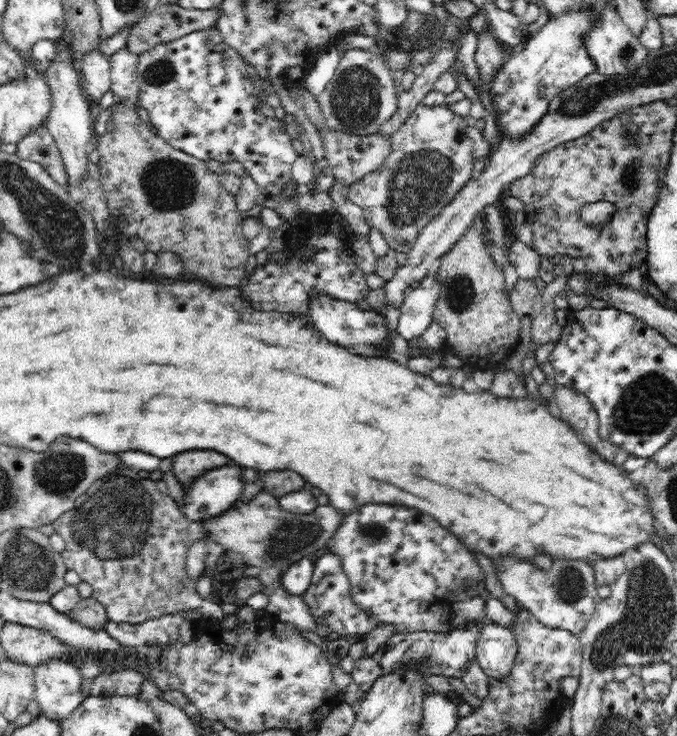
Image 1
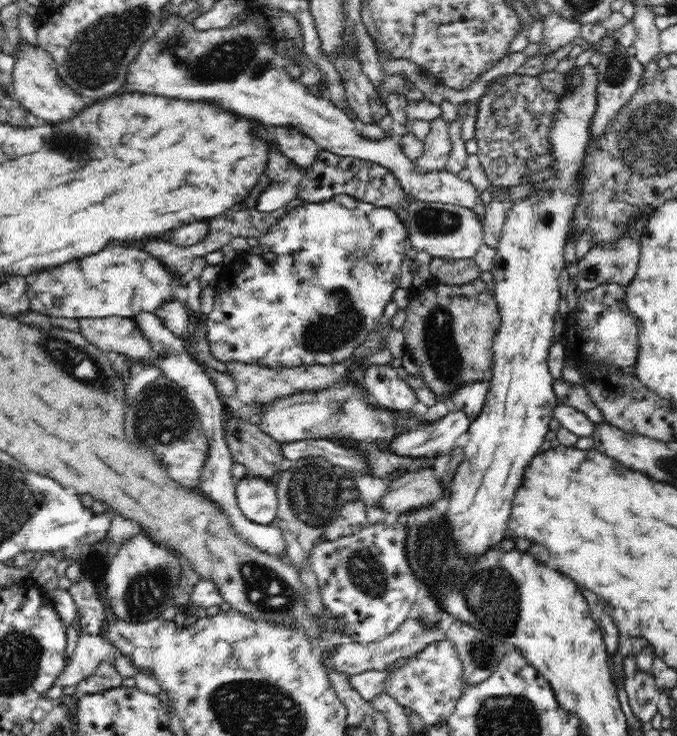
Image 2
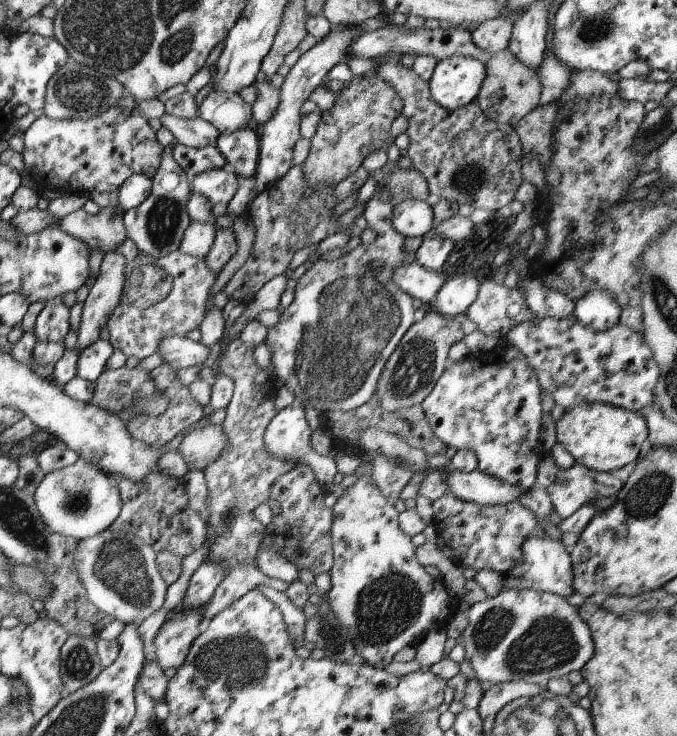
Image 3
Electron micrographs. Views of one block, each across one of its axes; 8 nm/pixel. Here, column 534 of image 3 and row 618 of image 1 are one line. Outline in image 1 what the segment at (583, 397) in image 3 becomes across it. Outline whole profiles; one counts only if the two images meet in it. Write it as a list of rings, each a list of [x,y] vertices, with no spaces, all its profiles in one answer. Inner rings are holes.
[[[326,549],[322,555],[312,558],[312,578],[308,590],[301,594],[304,602],[312,610],[312,614],[328,627],[328,630],[337,632],[340,637],[348,635],[363,641],[365,636],[372,632],[378,624],[374,619],[360,609],[351,597],[351,584],[342,568],[341,558]]]

